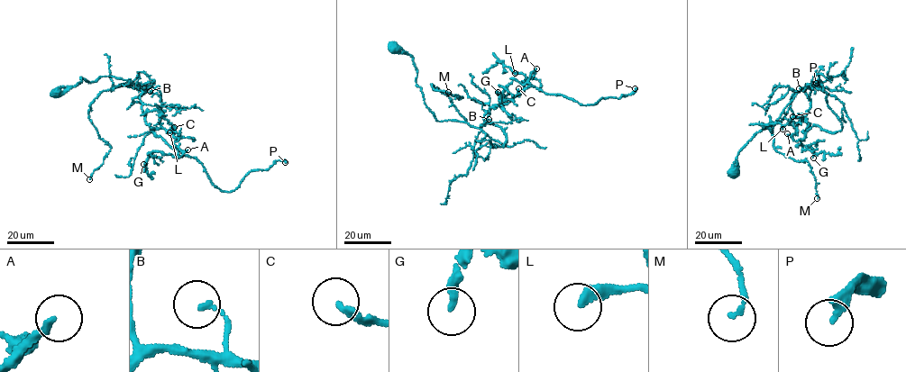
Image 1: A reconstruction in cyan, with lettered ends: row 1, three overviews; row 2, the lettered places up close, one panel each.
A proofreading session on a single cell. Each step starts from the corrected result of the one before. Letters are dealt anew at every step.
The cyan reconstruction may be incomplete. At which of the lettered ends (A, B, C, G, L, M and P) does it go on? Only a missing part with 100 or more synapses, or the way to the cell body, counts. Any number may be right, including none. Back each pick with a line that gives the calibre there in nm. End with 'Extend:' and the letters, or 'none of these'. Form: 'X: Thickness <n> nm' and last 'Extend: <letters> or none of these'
A: Thickness 240 nm
P: Thickness 380 nm
Extend: A, P

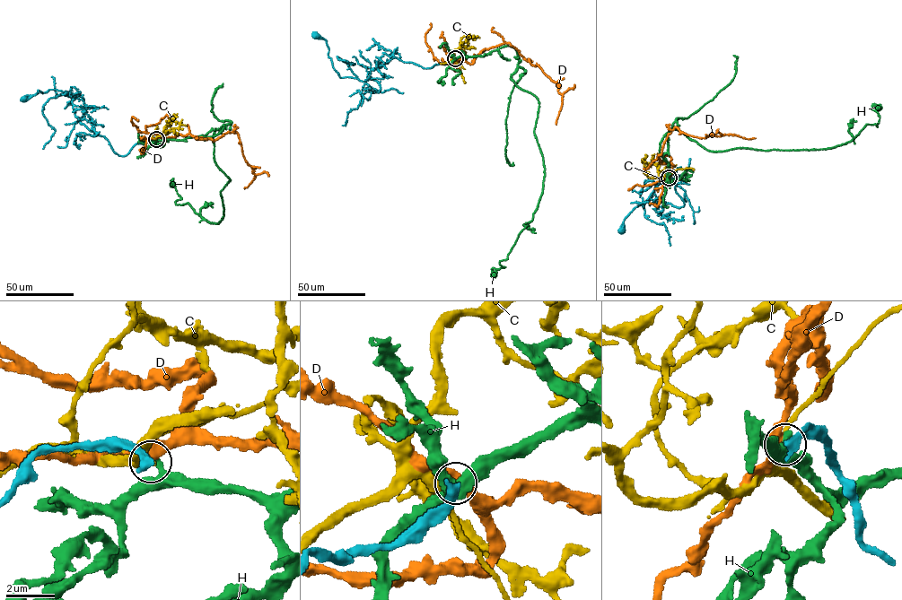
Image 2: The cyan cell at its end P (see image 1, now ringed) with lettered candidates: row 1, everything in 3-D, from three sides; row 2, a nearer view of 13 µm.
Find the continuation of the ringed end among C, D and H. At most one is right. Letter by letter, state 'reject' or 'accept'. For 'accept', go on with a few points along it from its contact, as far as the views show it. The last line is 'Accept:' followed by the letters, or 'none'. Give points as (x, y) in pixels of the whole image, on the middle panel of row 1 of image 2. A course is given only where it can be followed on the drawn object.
C: reject
D: reject
H: reject
Accept: none

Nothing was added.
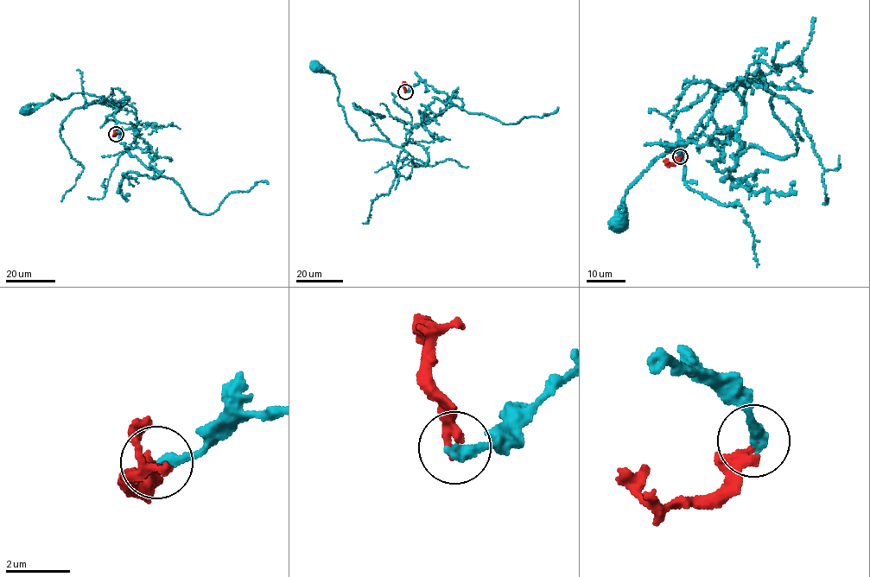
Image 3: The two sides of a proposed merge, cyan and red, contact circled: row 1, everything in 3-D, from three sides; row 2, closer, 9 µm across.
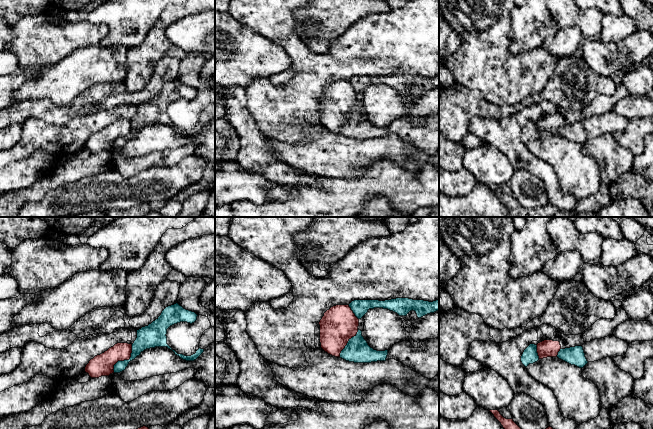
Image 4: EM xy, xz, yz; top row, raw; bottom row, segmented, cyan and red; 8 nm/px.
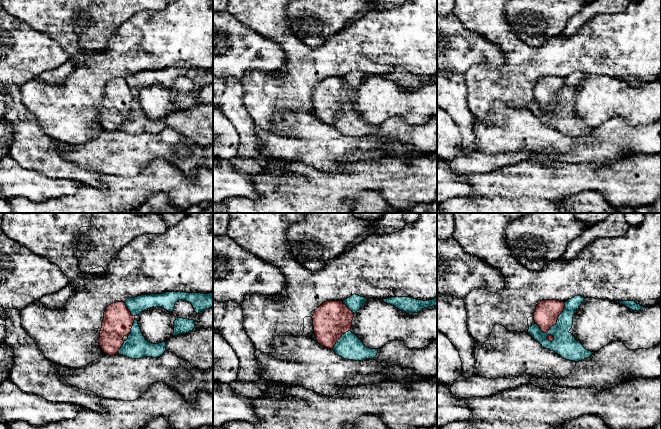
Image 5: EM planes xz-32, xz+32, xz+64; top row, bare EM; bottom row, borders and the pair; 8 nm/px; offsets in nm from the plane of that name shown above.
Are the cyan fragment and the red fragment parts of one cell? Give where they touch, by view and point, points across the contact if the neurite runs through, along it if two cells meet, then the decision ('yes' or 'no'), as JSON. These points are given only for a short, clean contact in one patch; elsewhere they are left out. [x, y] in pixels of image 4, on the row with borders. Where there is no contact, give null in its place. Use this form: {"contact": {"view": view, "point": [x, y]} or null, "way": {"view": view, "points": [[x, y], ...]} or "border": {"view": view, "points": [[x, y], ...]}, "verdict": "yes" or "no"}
{"contact": {"view": "xy", "point": [125, 360]}, "border": {"view": "xy", "points": [[132, 344], [131, 356], [119, 360], [114, 365], [113, 372]]}, "verdict": "no"}

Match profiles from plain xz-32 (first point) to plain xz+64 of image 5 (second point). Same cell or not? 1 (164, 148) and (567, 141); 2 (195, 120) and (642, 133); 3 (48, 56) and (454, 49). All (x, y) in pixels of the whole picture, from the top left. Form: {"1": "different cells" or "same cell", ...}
{"1": "same cell", "2": "same cell", "3": "same cell"}

